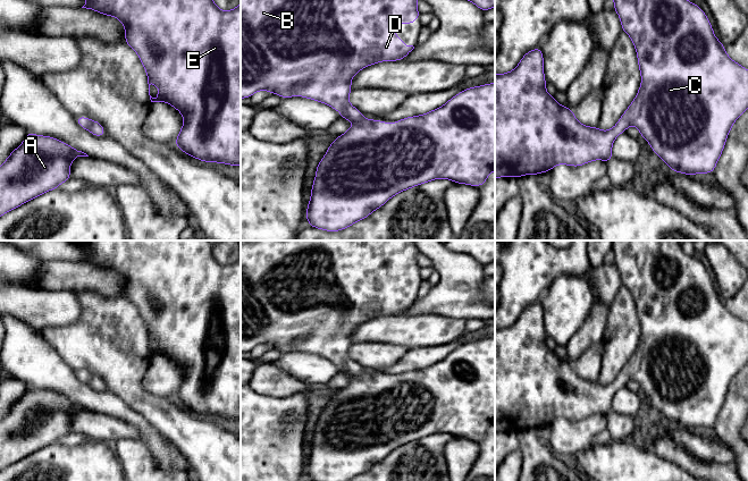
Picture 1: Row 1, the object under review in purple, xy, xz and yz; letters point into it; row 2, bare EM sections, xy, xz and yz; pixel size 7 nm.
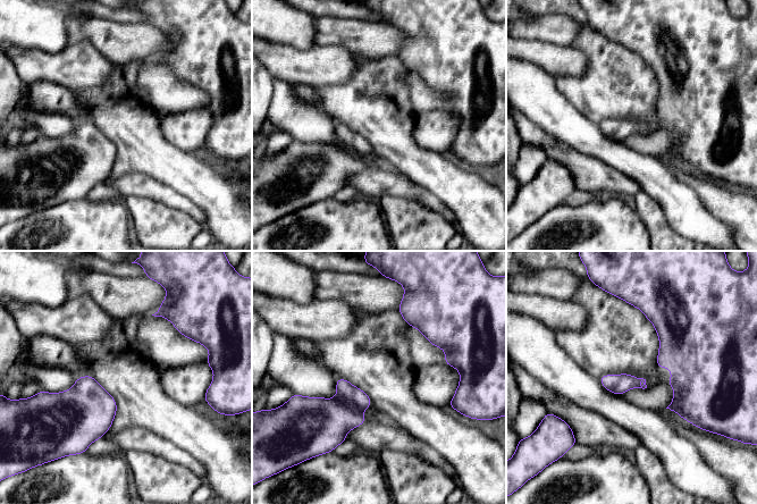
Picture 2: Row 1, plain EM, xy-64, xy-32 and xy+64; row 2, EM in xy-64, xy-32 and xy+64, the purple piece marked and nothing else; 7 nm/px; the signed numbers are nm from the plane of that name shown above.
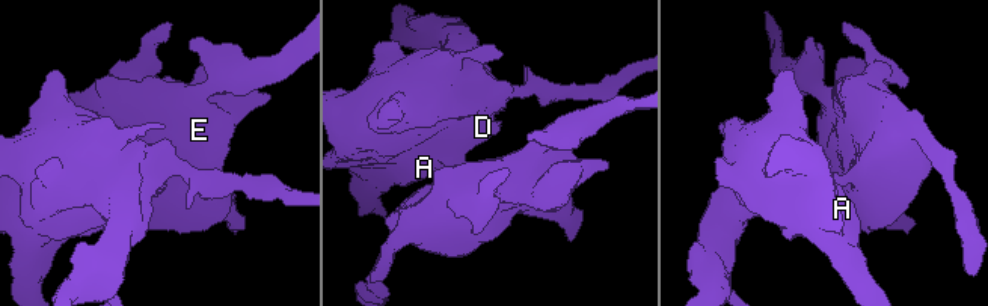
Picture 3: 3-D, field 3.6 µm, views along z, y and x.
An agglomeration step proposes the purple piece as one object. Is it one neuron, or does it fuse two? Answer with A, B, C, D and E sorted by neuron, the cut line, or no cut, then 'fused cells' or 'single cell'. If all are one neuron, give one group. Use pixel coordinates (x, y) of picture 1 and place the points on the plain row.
groups A B C D E; cut none; single cell

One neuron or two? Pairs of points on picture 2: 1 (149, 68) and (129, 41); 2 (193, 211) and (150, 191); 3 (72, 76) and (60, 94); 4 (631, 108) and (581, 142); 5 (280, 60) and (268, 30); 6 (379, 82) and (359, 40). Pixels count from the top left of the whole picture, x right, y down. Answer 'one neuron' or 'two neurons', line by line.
1: two neurons
2: one neuron
3: two neurons
4: two neurons
5: two neurons
6: two neurons

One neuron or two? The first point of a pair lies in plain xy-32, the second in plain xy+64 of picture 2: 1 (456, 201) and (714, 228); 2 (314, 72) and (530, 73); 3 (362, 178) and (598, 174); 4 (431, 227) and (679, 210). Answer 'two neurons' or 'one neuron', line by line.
1: two neurons
2: two neurons
3: one neuron
4: two neurons

